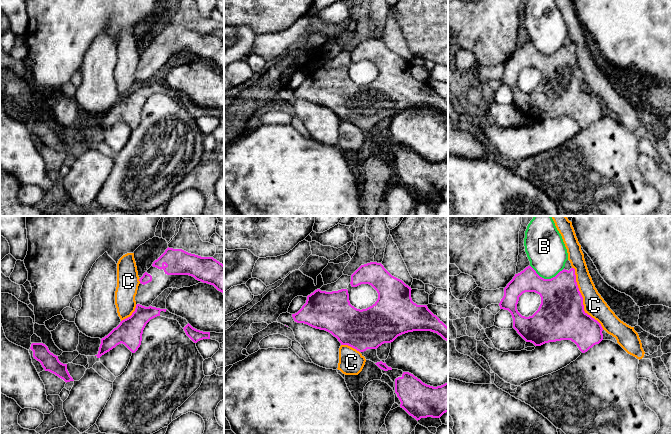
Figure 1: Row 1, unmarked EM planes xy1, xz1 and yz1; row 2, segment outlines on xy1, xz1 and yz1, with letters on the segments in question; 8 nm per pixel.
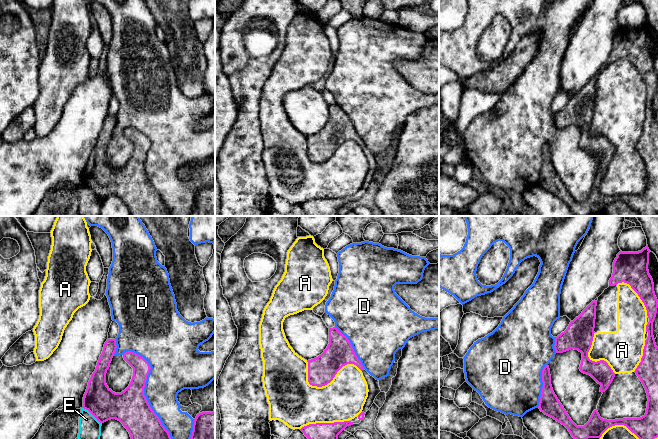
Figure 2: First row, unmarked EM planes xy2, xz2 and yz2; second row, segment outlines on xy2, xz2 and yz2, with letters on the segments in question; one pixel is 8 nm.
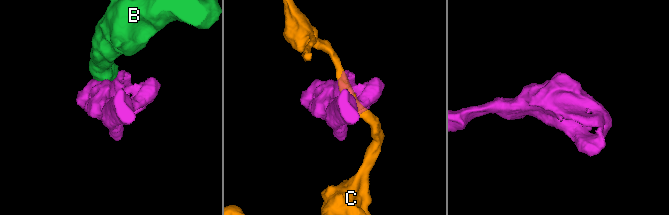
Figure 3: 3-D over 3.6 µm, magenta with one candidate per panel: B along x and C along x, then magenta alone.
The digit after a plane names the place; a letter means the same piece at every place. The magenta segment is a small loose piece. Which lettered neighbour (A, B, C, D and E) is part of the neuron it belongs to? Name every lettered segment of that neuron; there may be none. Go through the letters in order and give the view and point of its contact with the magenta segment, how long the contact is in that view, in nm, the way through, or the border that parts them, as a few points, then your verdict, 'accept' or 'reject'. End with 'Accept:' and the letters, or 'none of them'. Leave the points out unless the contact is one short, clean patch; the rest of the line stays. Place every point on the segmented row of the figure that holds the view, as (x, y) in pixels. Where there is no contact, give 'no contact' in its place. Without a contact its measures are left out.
A: xz2 (325, 384) | 460 nm | reject
B: yz1 (546, 279) | 280 nm | reject
C: yz1 (582, 299) | 550 nm | reject
D: xy2 (143, 389) | 800 nm | reject
E: xy2 (92, 414) | 200 nm | along xy2 (83, 407), (101, 423) | reject
Accept: none of them

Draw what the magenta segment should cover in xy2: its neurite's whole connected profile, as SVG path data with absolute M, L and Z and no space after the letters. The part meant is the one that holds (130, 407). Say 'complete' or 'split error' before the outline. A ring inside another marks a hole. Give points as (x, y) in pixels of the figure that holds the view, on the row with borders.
complete | M107 339L88 382L83 408L100 423L111 419L120 421L131 439L172 439L144 395L151 367L143 357L125 352L123 358L133 368L129 386L121 393L115 393L107 386L106 373L116 348L116 339Z

